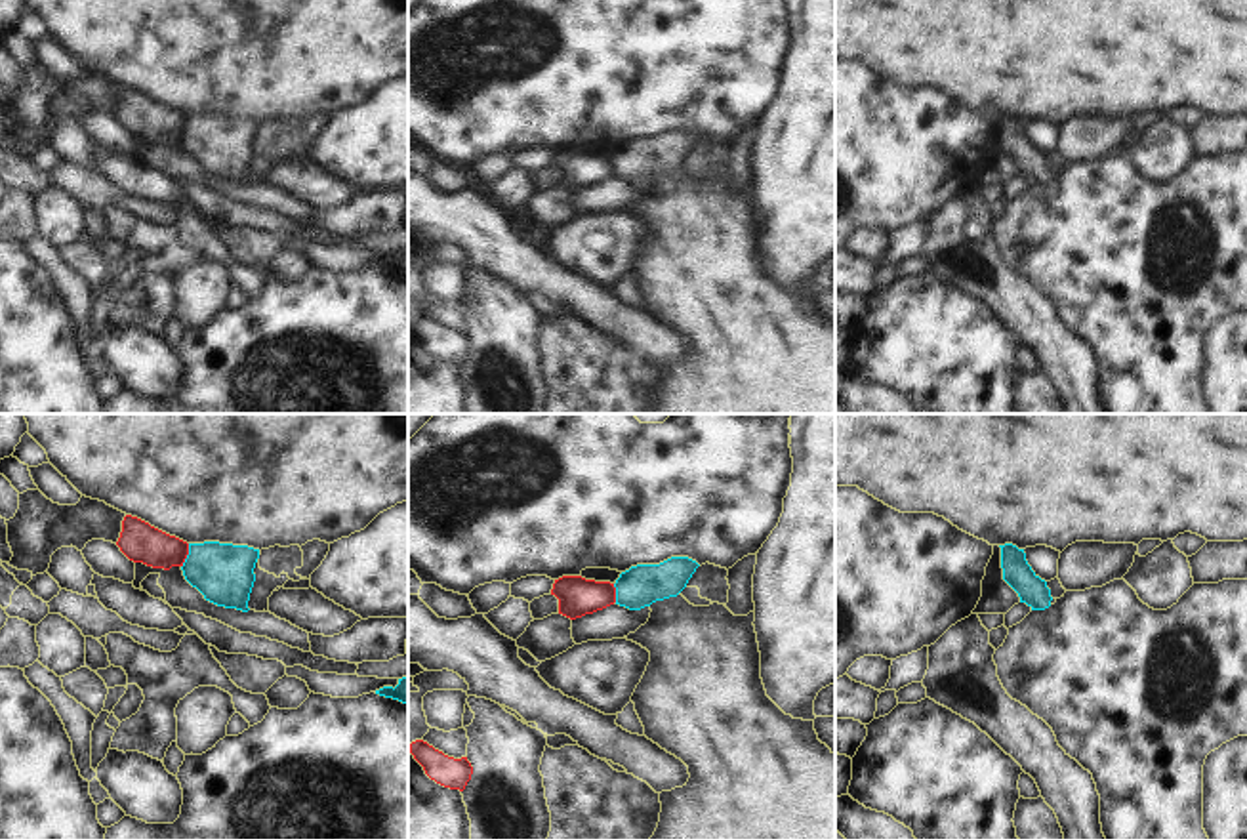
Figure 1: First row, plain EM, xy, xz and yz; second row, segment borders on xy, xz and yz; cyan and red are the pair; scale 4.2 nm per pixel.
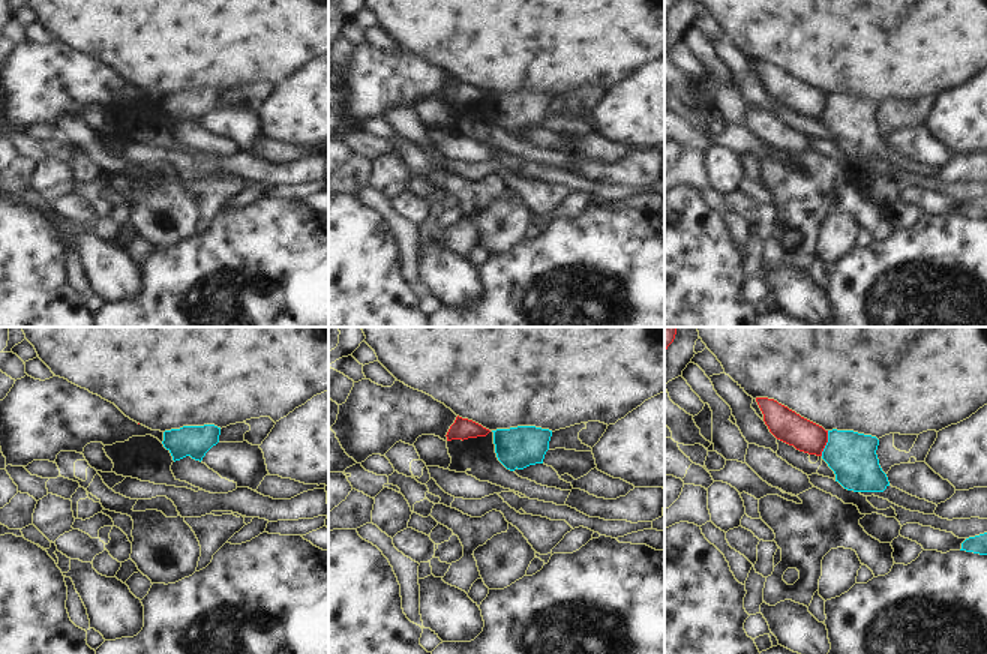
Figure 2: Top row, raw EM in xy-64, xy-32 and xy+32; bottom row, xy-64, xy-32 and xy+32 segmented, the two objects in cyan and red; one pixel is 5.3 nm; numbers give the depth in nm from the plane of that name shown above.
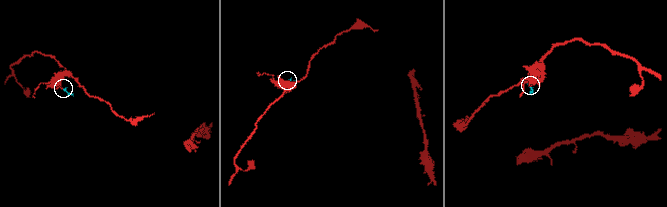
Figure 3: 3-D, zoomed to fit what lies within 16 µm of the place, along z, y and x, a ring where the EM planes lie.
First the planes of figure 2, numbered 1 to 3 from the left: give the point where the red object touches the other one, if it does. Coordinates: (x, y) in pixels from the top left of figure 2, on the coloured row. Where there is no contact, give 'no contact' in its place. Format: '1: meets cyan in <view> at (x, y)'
1: no contact
2: no contact
3: meets cyan in xy+32 at (827, 443)

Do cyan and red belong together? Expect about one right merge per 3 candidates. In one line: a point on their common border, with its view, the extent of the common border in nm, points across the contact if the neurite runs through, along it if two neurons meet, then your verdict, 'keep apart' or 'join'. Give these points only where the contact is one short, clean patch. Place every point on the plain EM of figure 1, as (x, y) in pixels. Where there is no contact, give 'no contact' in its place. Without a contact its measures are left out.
contact xy (187, 128); length 110 nm; border xy (189, 117), (189, 126), (182, 140); keep apart

